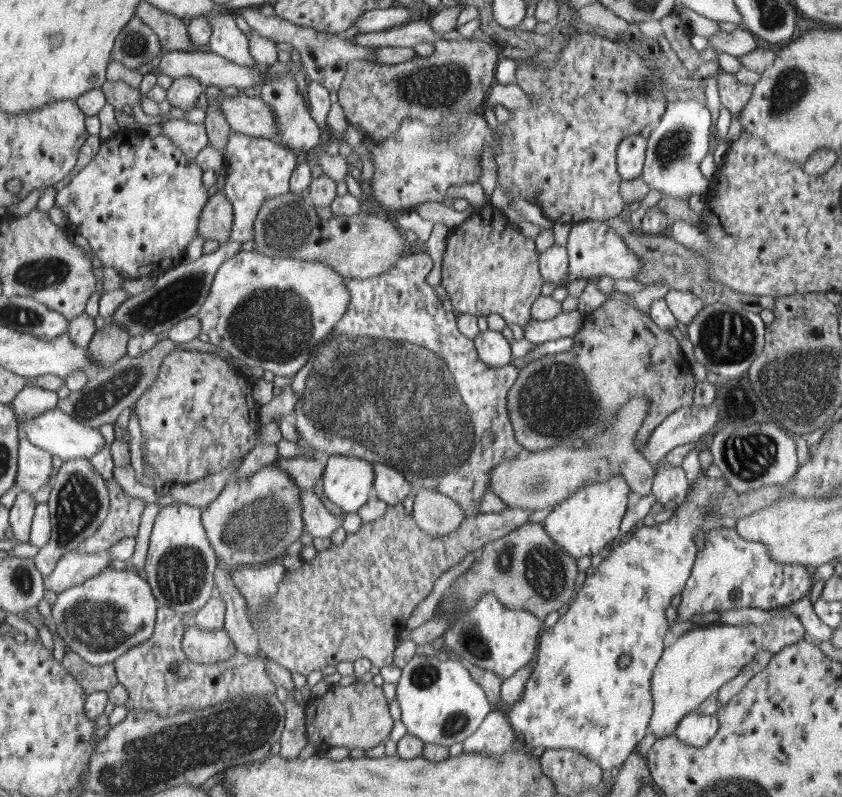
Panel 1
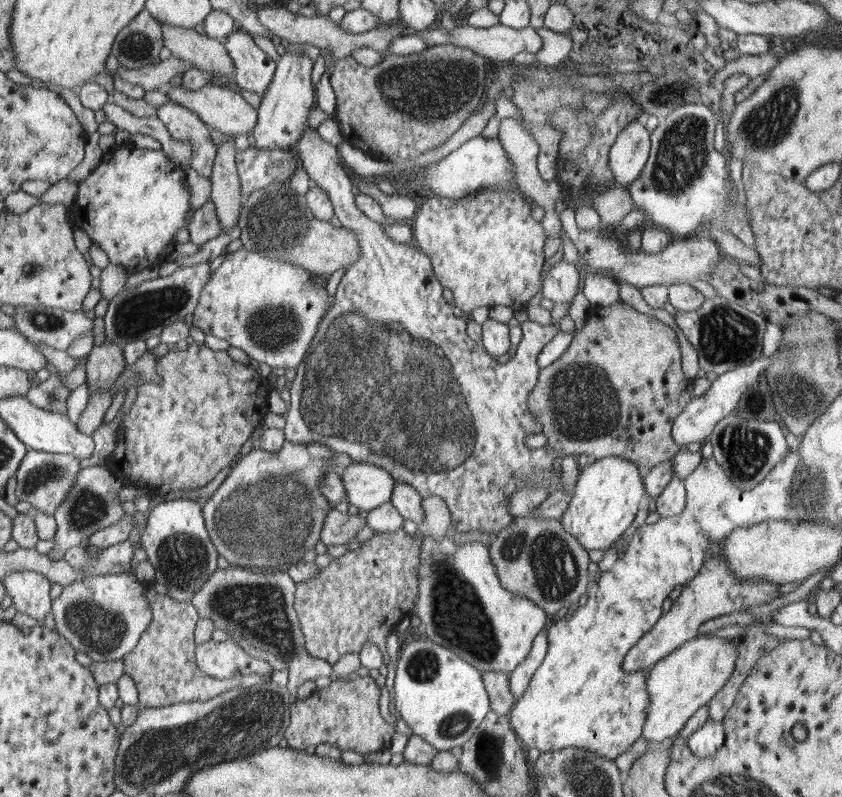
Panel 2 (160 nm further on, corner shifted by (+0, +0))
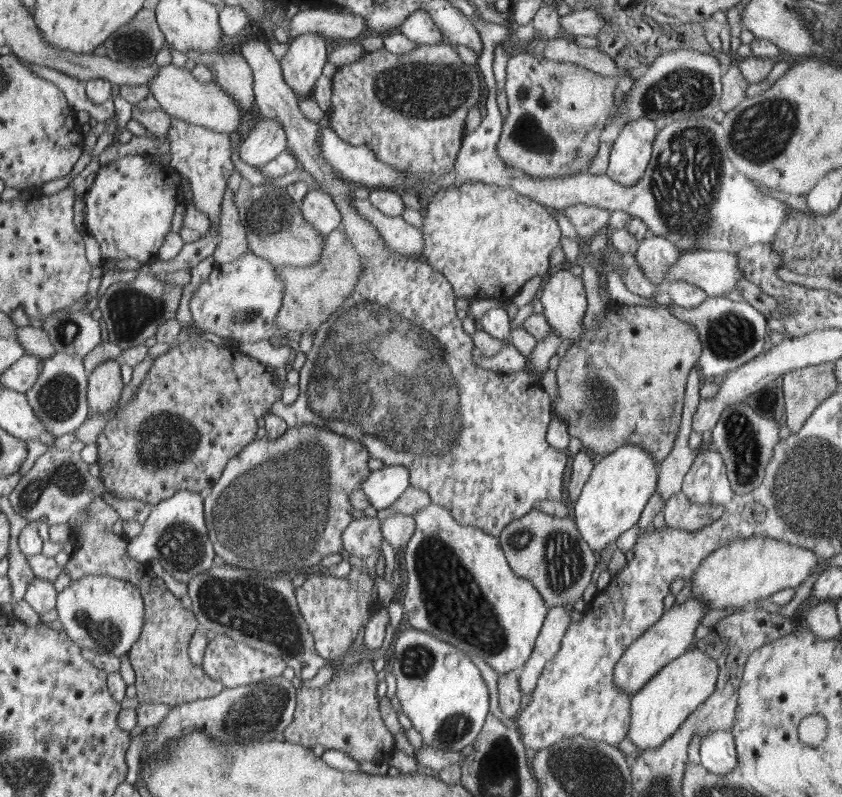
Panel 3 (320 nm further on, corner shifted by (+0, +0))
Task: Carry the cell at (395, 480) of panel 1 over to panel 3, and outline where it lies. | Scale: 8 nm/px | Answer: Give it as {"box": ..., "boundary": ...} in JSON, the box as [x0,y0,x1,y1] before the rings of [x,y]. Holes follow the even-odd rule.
{"box":[402,503,549,675],"boundary":[[[431,503],[426,506],[426,508],[412,514],[412,516],[416,523],[416,530],[402,553],[402,563],[408,579],[406,594],[404,594],[403,610],[406,610],[406,618],[408,618],[408,622],[415,629],[435,635],[435,637],[440,641],[450,643],[454,648],[462,650],[466,654],[469,653],[470,655],[476,655],[483,658],[484,662],[489,664],[500,675],[514,670],[519,671],[532,654],[537,636],[541,631],[541,626],[543,625],[544,619],[549,611],[547,604],[544,602],[543,596],[540,596],[538,589],[535,588],[531,580],[519,577],[516,573],[510,570],[499,537],[486,534],[477,526],[464,526],[463,524],[460,524],[455,519],[453,512],[448,510],[448,507],[445,506]]]}

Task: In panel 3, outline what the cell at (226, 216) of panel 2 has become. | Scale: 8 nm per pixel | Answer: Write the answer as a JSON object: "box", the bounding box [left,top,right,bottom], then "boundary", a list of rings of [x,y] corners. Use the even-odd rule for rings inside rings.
{"box":[213,187,249,264],"boundary":[[[228,187],[225,189],[218,227],[219,243],[213,254],[216,264],[234,262],[249,252],[246,229],[240,221],[234,195],[235,193]]]}

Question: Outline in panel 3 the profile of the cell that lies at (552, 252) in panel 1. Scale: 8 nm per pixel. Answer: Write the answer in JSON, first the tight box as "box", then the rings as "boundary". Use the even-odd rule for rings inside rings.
{"box":[538,268,586,344],"boundary":[[[555,268],[549,275],[546,276],[538,298],[542,302],[543,315],[550,325],[551,331],[555,332],[563,340],[570,340],[572,344],[578,342],[585,333],[582,319],[586,314],[586,291],[582,277],[575,276],[570,270]]]}

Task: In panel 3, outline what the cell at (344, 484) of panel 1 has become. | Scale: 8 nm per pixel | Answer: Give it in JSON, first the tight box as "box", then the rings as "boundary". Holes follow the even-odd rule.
{"box":[360,466,409,512],"boundary":[[[387,466],[372,471],[360,490],[370,500],[373,512],[395,505],[409,488],[409,471],[404,466]]]}

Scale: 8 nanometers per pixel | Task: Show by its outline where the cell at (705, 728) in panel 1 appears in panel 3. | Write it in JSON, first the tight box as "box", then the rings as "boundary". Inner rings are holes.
{"box":[699,730,737,774],"boundary":[[[715,730],[702,736],[699,753],[700,764],[714,774],[730,774],[737,767],[737,748],[730,730]]]}

